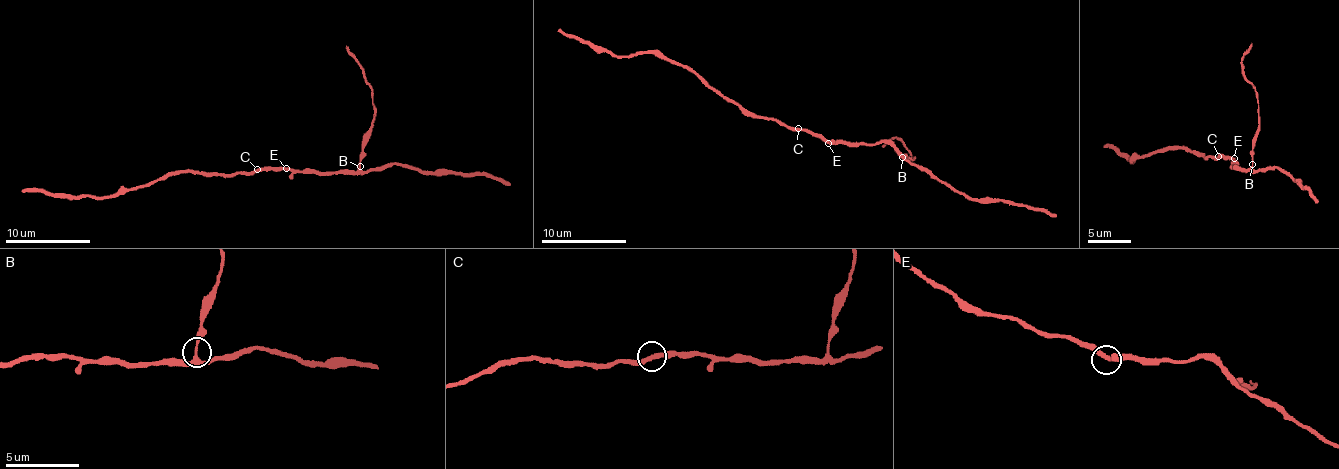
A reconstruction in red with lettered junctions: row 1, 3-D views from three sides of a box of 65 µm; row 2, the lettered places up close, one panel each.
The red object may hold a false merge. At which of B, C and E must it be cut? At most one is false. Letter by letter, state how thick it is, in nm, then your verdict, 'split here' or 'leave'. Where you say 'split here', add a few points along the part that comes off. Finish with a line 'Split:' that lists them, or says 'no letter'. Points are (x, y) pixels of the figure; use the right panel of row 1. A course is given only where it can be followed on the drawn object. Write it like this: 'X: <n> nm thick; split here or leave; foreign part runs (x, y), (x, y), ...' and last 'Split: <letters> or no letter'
B: 240 nm thick; leave
C: 280 nm thick; leave
E: 240 nm thick; leave
Split: no letter

